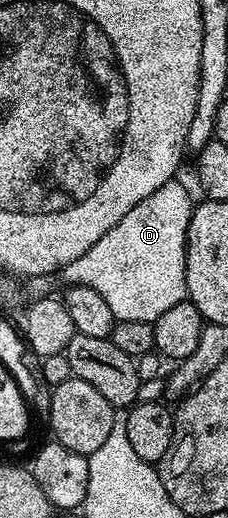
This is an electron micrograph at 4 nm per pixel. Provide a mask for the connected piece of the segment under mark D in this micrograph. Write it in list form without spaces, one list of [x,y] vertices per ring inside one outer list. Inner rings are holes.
[[[171,178],[156,194],[148,194],[144,202],[132,206],[92,250],[80,254],[64,269],[64,276],[71,285],[96,290],[108,302],[115,321],[153,324],[164,310],[187,299],[186,235],[195,207],[196,200],[190,197],[189,190],[178,178]]]

